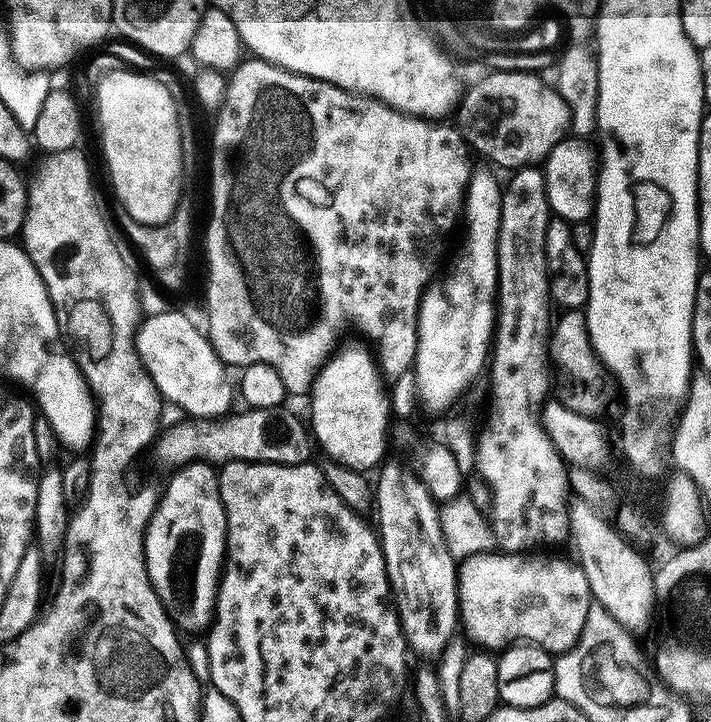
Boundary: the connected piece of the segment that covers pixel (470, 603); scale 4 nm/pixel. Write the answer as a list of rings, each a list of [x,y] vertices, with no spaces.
[[[496,550],[482,552],[478,556],[467,557],[458,568],[458,624],[470,639],[476,643],[475,647],[480,650],[503,650],[517,642],[535,644],[537,648],[544,649],[549,654],[561,654],[570,651],[576,646],[583,632],[584,623],[587,620],[589,608],[594,603],[592,591],[588,585],[588,579],[579,563],[568,560],[559,560],[556,556],[536,556],[540,554],[501,554]]]

